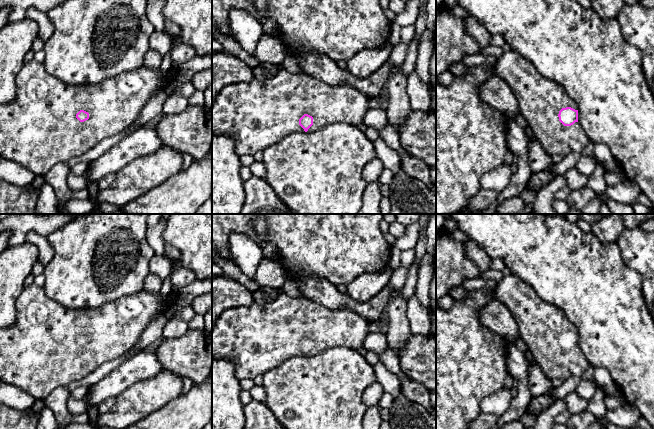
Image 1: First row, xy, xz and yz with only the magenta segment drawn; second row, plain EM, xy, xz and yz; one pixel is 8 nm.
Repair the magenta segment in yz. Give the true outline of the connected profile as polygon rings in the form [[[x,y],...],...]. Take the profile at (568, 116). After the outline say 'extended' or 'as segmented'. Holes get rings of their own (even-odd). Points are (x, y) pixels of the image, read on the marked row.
[[[513,49],[503,52],[494,68],[495,73],[509,85],[517,98],[519,112],[550,156],[565,157],[570,152],[583,151],[589,139],[578,122],[578,105],[560,84],[541,75],[529,60]]]; extended

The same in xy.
[[[34,59],[25,62],[16,79],[14,99],[0,103],[0,157],[16,162],[36,175],[44,176],[55,164],[78,158],[102,140],[131,126],[165,77],[158,68],[142,65],[100,84],[75,86],[49,74],[43,63]]]; extended

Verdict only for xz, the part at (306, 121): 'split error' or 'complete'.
split error

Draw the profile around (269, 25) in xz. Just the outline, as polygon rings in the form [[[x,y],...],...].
[[[253,0],[255,8],[262,15],[262,26],[265,33],[276,35],[278,33],[277,23],[268,16],[266,11],[267,0]]]

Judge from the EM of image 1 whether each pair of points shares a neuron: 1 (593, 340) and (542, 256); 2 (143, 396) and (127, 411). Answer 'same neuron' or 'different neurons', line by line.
1: same neuron
2: same neuron

